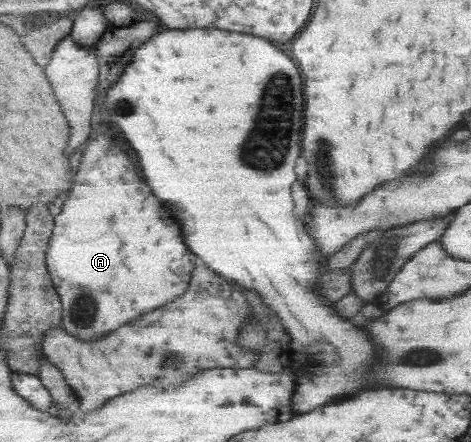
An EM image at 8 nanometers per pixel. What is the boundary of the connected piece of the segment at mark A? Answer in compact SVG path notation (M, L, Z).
M138 22L137 24L132 24L131 26L125 26L123 28L110 26L104 32L104 35L101 37L100 41L96 46L94 46L94 50L96 51L96 55L98 61L100 62L100 98L99 102L101 102L100 114L101 115L101 128L98 129L95 136L97 138L91 139L89 142L89 148L85 150L85 154L83 154L83 162L81 162L81 168L79 168L79 174L77 174L77 178L75 178L75 186L73 186L73 192L71 192L71 196L69 196L69 200L67 200L67 204L65 204L65 208L63 208L63 212L58 214L56 217L56 227L54 228L52 234L52 242L47 254L48 257L48 269L50 275L52 276L52 280L57 282L56 289L61 295L62 304L64 306L64 318L62 319L62 326L67 332L70 332L73 336L80 338L81 340L99 340L100 338L104 338L110 332L117 330L117 328L121 328L123 324L129 324L129 322L135 322L139 316L143 316L143 314L147 314L147 312L153 312L153 310L159 310L161 306L165 306L165 304L169 304L169 302L173 302L173 298L177 298L177 296L181 296L181 294L185 294L188 291L190 282L192 282L192 272L195 270L195 264L197 264L197 256L193 254L189 248L187 248L188 244L183 242L183 230L181 230L181 226L179 226L179 222L177 222L177 218L171 214L171 210L167 208L167 206L163 206L161 204L161 200L151 192L151 188L143 182L141 176L139 176L139 172L137 172L137 166L133 164L133 160L129 158L129 154L127 154L126 150L122 150L117 146L120 142L113 139L113 129L112 125L107 126L107 116L106 110L106 92L113 88L113 85L121 78L123 71L127 68L127 65L133 60L136 50L141 48L155 32L157 32L157 28L159 28L159 24L155 24L155 22Z

